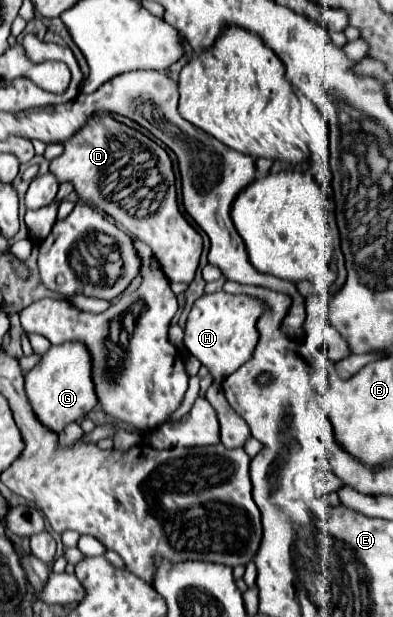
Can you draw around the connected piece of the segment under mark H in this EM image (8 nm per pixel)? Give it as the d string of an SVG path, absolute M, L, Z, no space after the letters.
M217 291L211 295L203 295L195 301L185 327L185 347L187 351L201 361L209 369L215 381L227 379L239 365L251 359L259 340L259 332L255 323L263 313L263 303L249 295L231 295L225 291Z

